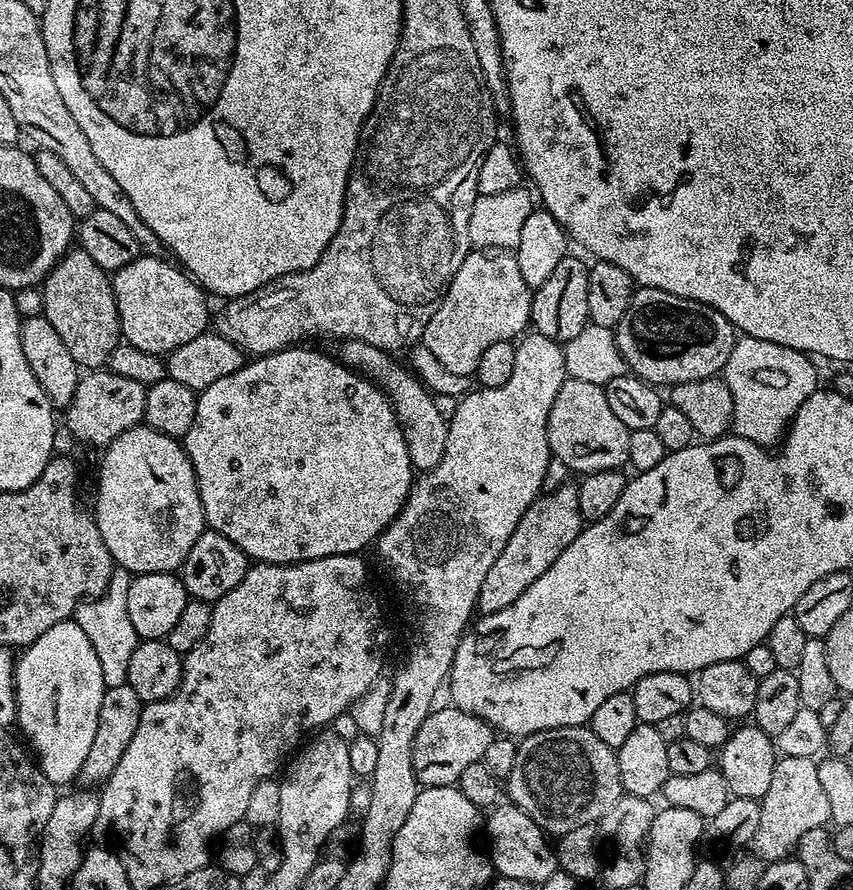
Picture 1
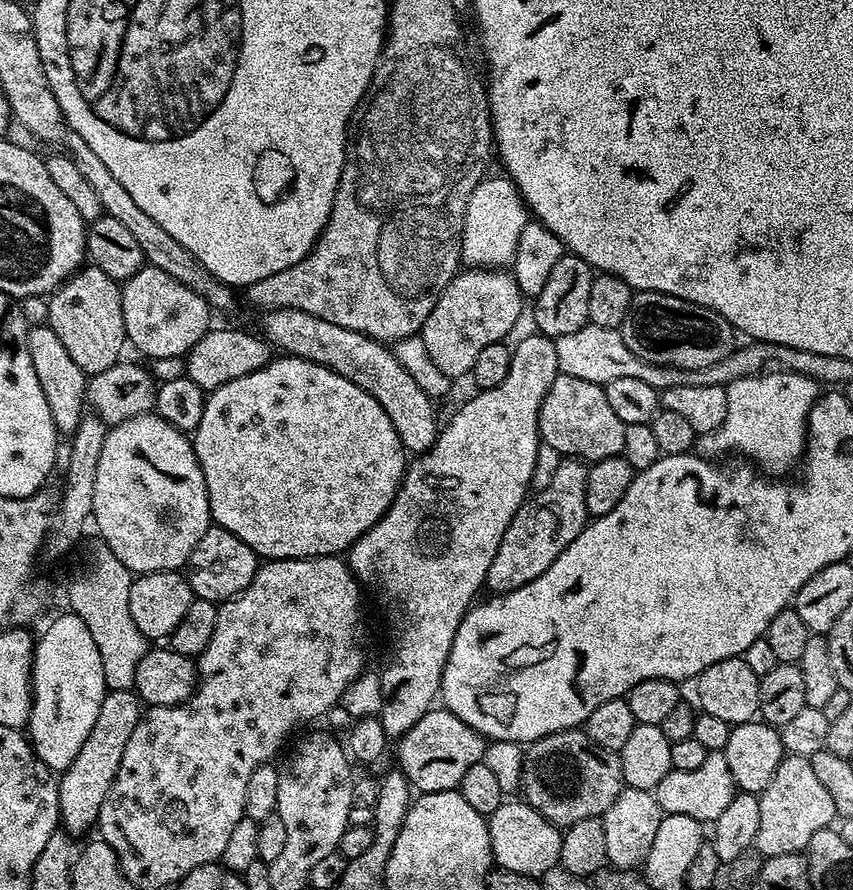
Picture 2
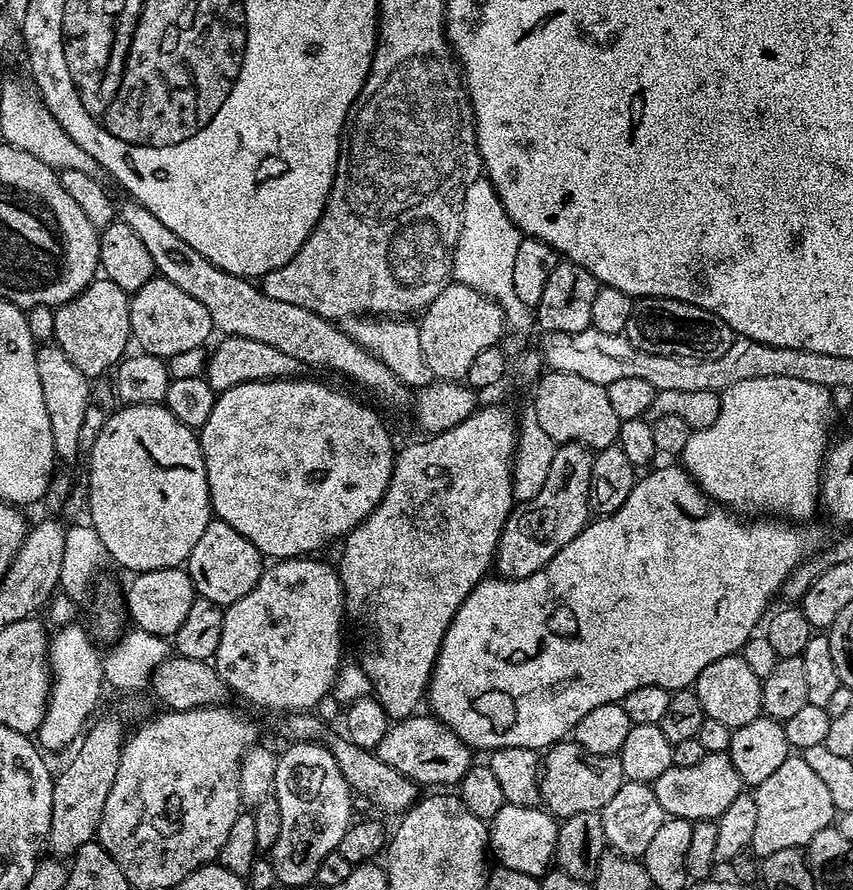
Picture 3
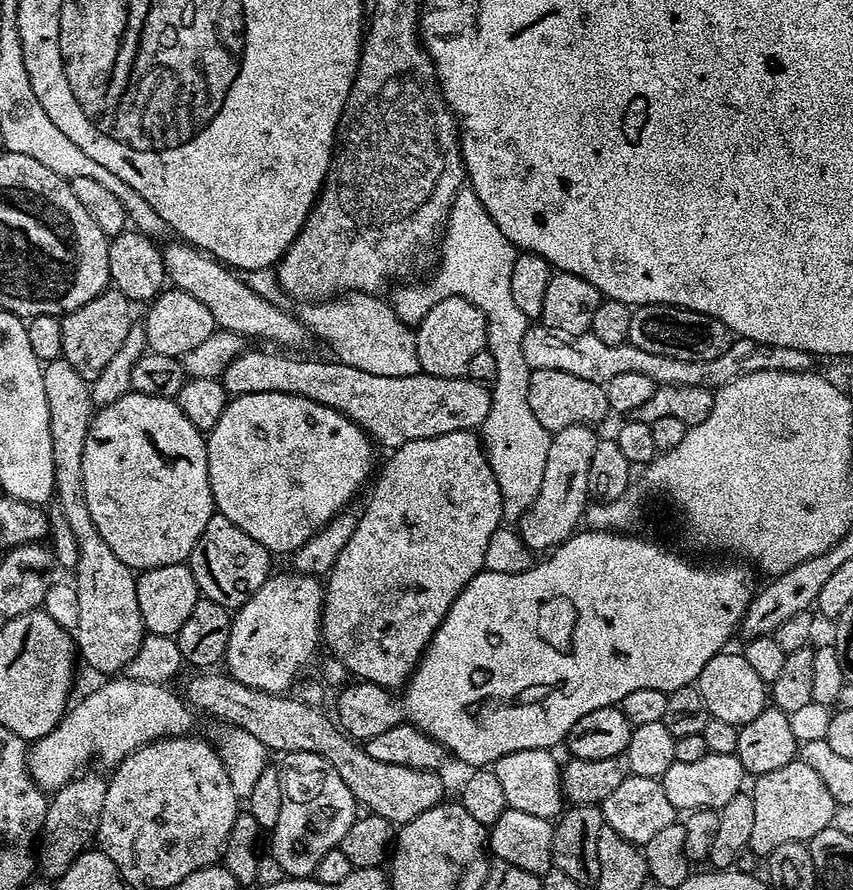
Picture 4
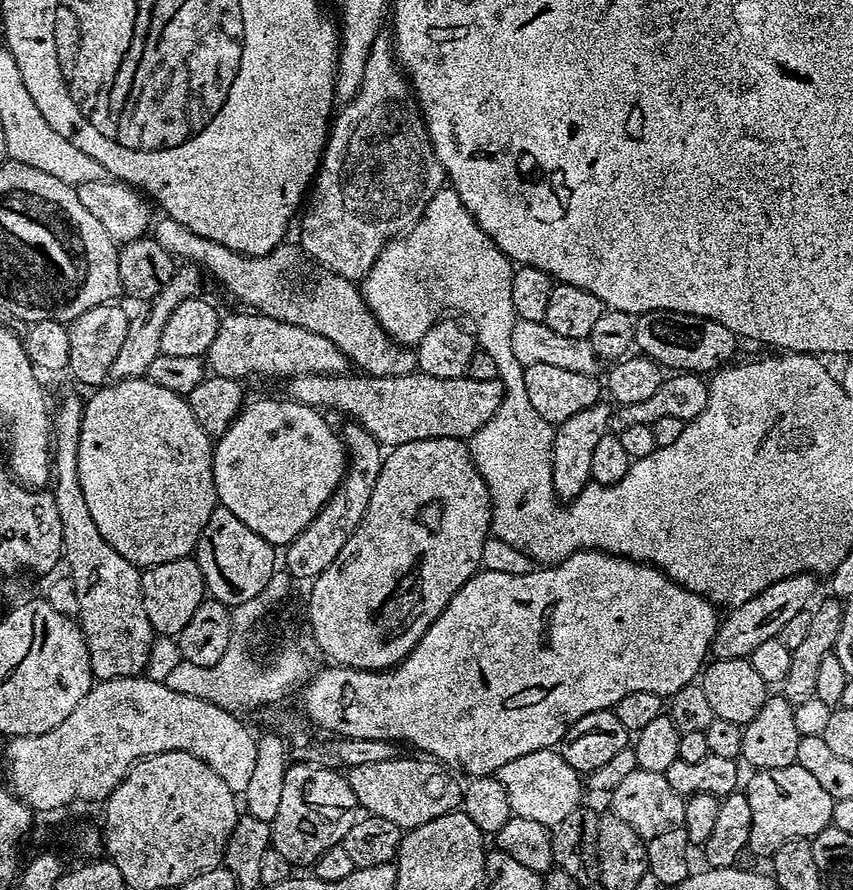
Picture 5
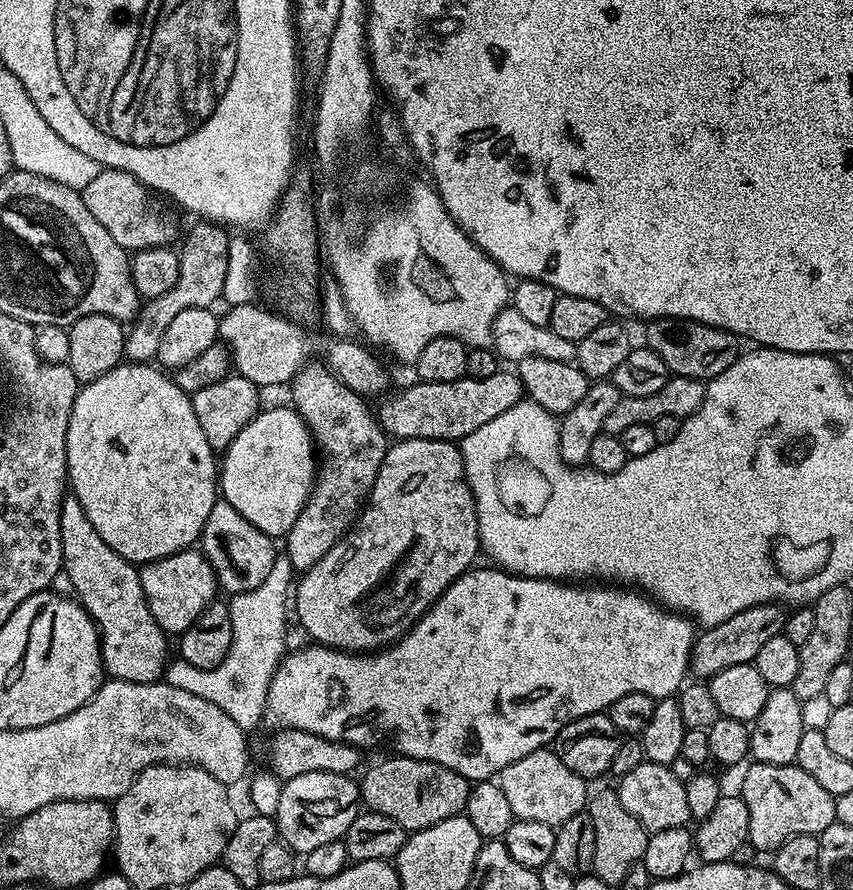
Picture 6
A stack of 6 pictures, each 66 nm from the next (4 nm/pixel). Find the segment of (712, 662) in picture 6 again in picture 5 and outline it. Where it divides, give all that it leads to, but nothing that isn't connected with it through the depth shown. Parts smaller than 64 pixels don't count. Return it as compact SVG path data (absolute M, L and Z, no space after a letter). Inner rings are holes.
M811 572L796 574L790 578L784 578L782 582L774 582L774 586L766 586L766 590L754 594L754 598L742 602L736 608L727 609L728 617L725 620L723 617L717 623L710 649L711 655L717 660L751 658L754 649L761 642L767 642L769 638L779 636L782 626L786 626L786 622L790 622L798 614L802 614L817 599L816 580L817 577Z

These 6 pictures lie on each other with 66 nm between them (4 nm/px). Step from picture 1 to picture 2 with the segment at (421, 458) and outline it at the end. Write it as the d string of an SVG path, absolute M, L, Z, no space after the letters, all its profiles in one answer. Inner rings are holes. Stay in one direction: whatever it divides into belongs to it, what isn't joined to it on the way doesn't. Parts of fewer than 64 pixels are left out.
M277 308L263 313L263 339L273 349L283 350L287 355L306 358L310 362L318 362L318 366L326 366L342 378L350 378L354 386L362 386L382 410L386 410L386 418L394 422L394 430L400 443L409 453L428 452L436 441L438 423L436 424L436 408L434 400L425 390L414 382L413 375L404 369L393 349L387 343L370 338L366 334L358 334L358 330L346 330L346 326L334 326L334 322L326 322L324 318L314 318L293 308Z

